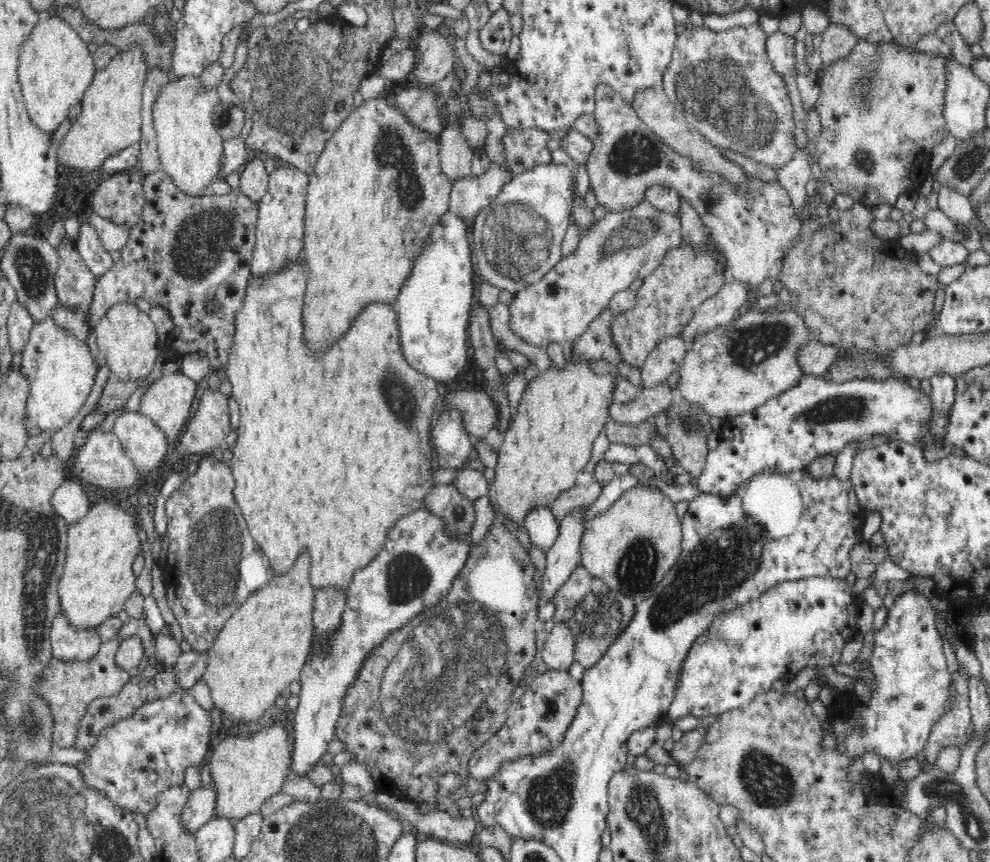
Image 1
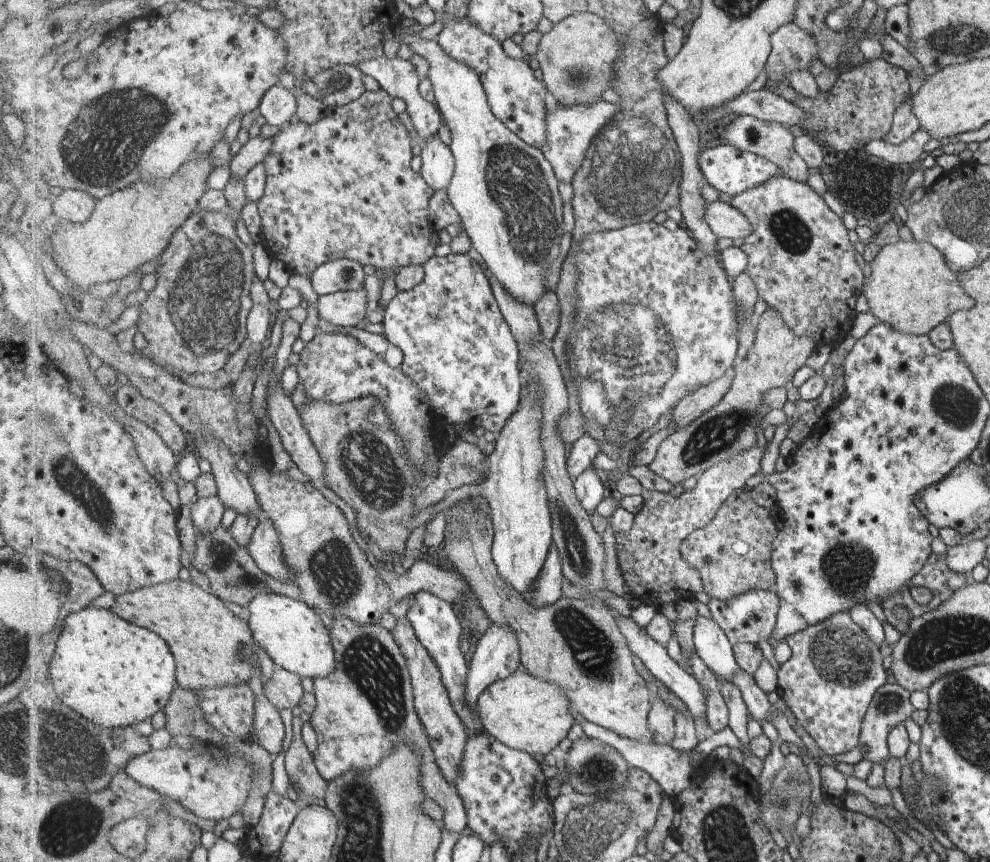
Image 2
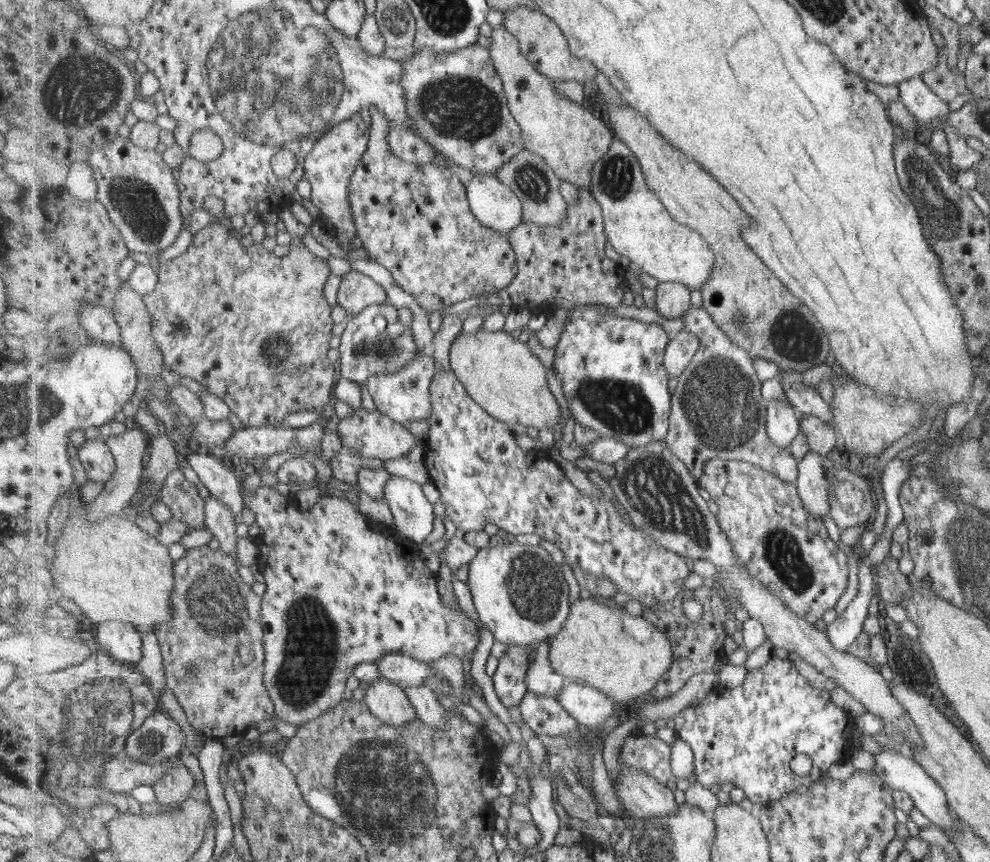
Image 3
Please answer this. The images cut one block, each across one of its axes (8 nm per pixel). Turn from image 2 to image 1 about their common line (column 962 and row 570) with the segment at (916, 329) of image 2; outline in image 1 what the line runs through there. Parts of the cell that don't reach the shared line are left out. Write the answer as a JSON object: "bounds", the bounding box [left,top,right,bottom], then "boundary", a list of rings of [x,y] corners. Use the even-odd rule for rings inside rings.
{"bounds":[202,554,316,724],"boundary":[[[302,554],[284,575],[274,575],[268,586],[253,592],[225,622],[213,645],[206,652],[206,667],[202,676],[210,690],[214,707],[226,718],[250,724],[259,722],[264,712],[275,706],[276,699],[290,683],[300,679],[312,640],[312,618],[316,591],[312,589],[310,558]]]}

